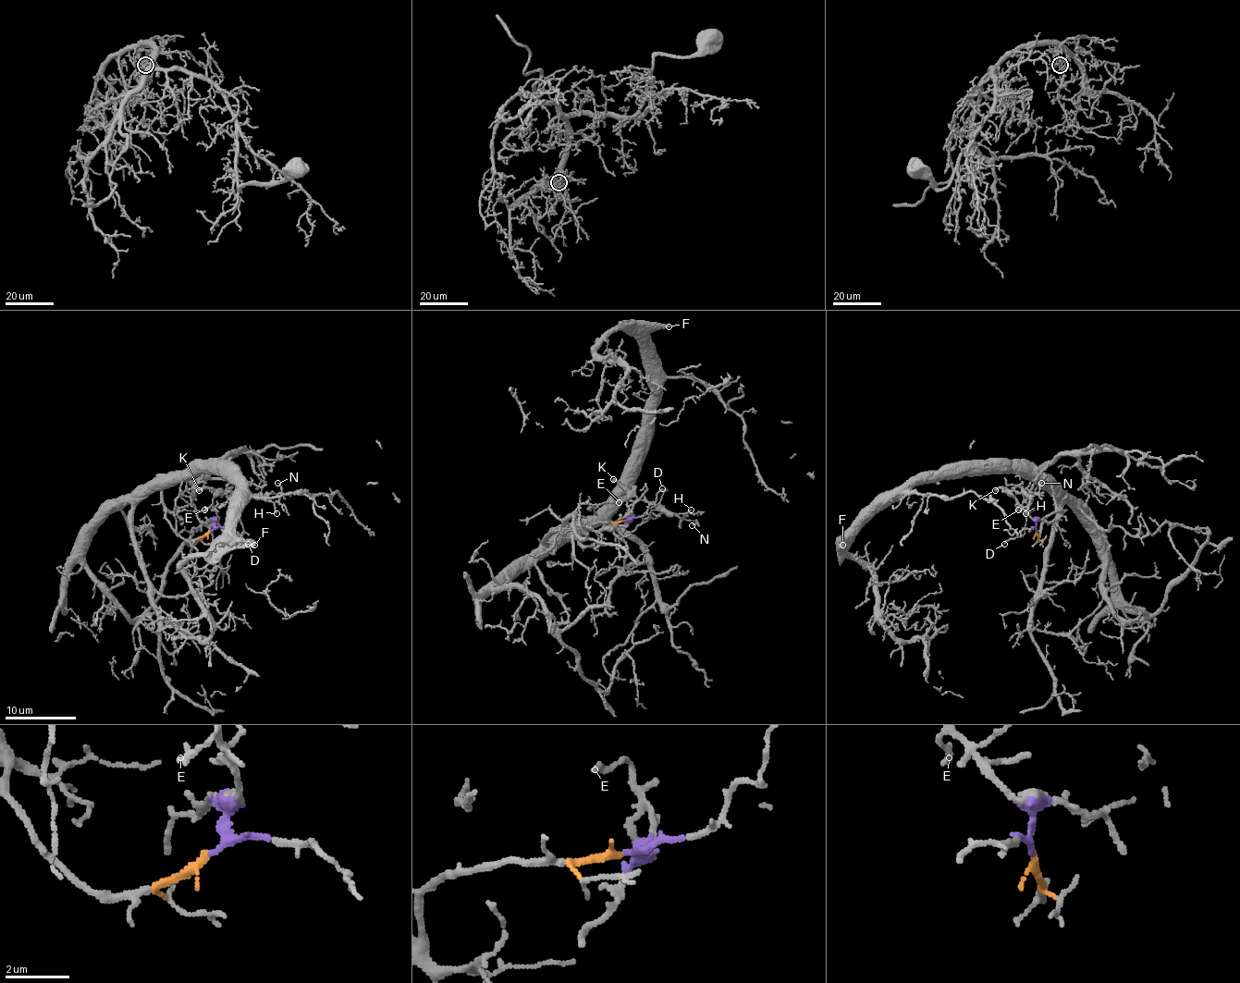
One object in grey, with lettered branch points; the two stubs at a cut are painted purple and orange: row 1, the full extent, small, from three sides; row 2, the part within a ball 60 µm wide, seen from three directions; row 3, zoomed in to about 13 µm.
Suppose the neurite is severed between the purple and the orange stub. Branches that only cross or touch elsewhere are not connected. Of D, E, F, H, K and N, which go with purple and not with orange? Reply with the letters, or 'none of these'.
D, E, H, K, N

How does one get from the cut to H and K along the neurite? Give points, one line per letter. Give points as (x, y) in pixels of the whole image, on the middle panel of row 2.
H: (625, 520), (631, 513), (627, 500), (648, 500), (677, 513), (687, 513), (691, 509)
K: (625, 520), (631, 513), (627, 491), (612, 479)

